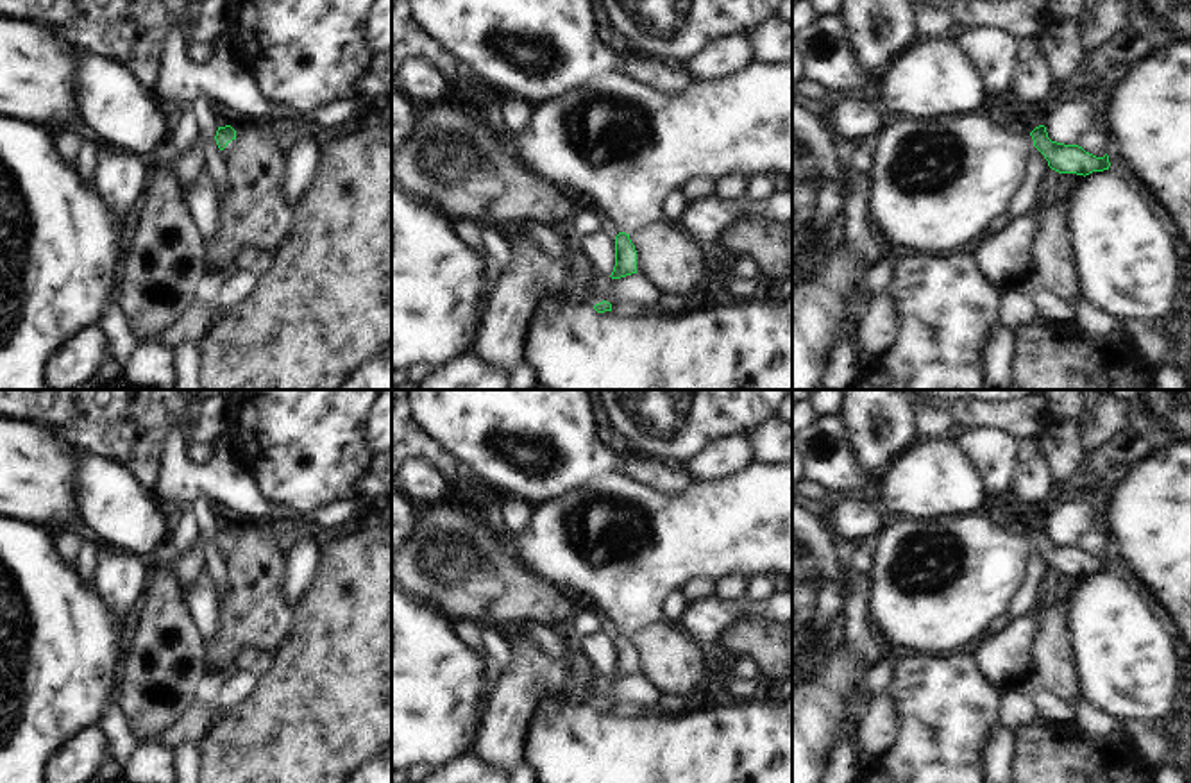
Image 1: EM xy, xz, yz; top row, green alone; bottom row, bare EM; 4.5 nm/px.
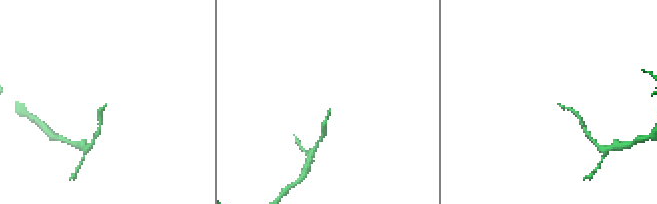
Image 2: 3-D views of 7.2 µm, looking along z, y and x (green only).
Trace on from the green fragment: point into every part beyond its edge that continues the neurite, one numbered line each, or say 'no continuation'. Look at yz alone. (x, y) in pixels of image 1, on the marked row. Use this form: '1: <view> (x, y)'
1: yz (937, 183)

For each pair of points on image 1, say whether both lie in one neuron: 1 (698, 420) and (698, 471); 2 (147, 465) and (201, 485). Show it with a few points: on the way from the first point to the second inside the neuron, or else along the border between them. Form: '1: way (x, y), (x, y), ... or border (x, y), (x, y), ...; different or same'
1: border (735, 435), (710, 440), (685, 463); different
2: border (167, 428), (158, 458), (158, 481), (152, 490); different

